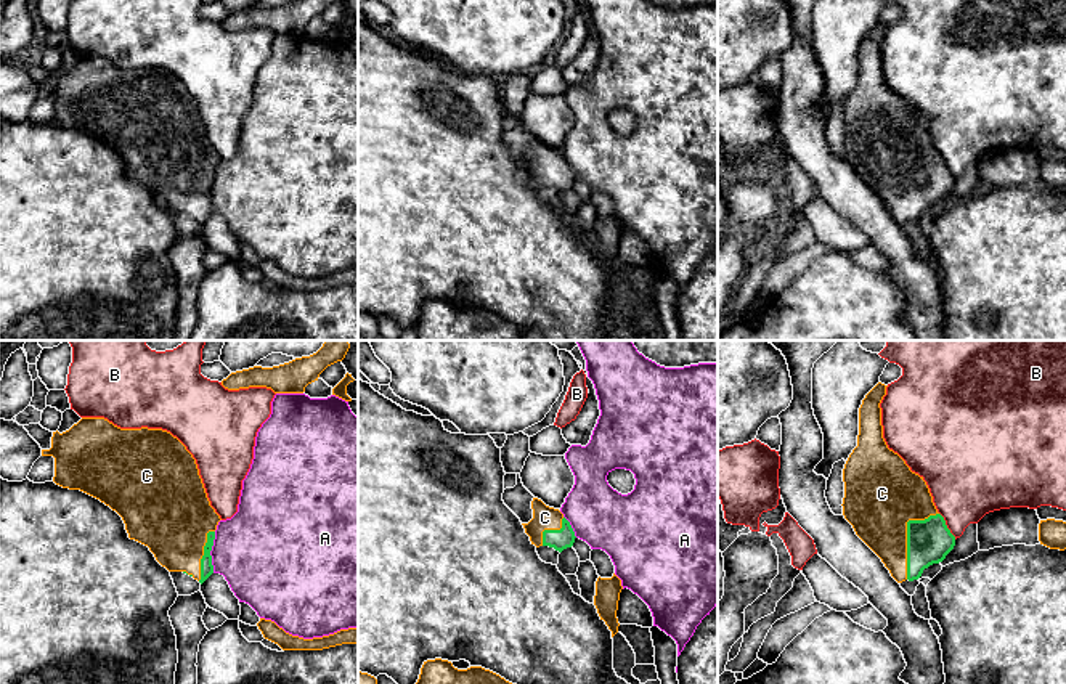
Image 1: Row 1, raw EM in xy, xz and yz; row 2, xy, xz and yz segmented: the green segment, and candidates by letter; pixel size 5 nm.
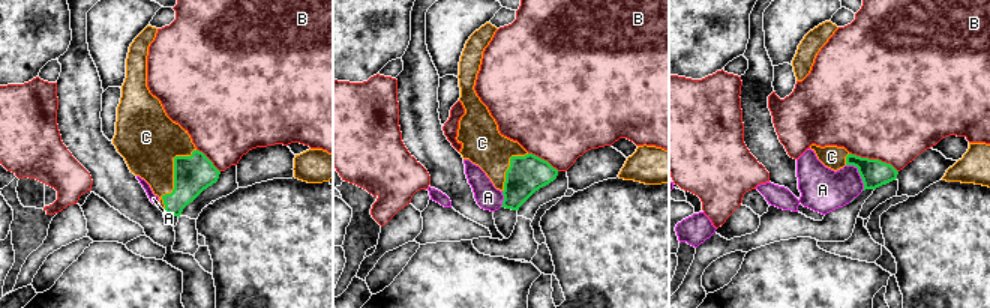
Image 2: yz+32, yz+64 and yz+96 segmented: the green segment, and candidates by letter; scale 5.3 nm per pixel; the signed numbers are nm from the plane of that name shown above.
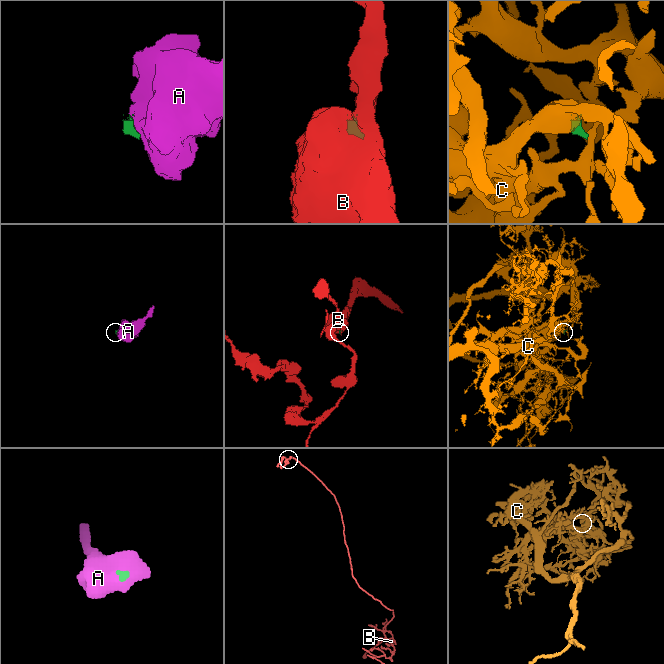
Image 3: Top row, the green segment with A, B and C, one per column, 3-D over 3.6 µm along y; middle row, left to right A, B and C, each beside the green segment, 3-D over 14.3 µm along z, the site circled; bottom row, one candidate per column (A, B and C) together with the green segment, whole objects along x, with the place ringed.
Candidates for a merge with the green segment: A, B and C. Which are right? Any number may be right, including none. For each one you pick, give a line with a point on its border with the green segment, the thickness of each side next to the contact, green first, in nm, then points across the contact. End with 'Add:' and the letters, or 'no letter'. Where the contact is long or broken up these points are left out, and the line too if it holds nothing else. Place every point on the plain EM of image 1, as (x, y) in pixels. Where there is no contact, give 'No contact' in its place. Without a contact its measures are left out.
C: Touches green at yz (907, 175). Thickness 220 nm (green) against 380 nm. Path across: yz (928, 182), (907, 175), (882, 134)
Add: C

